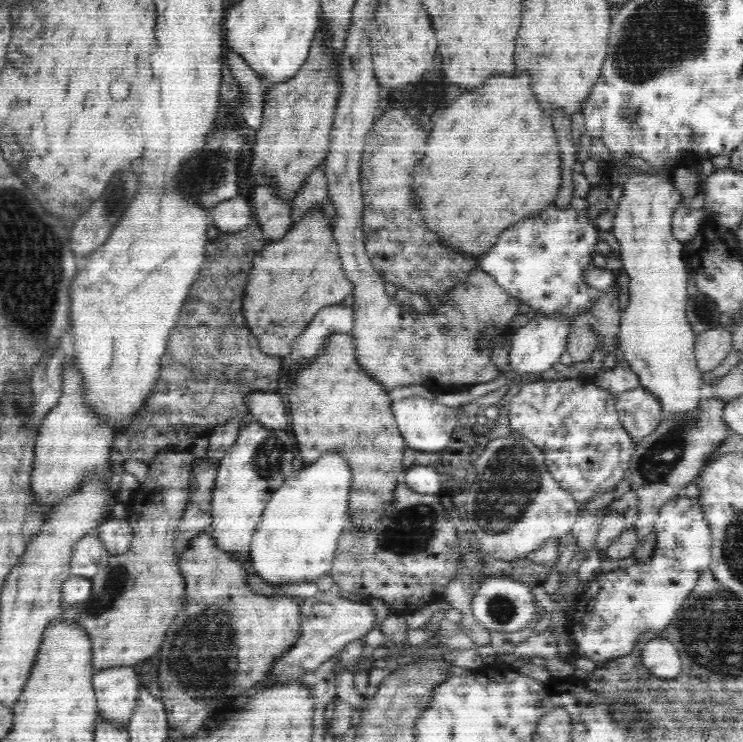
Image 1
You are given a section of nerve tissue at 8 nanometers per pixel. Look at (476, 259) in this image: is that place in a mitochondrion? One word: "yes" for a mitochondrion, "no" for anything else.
no

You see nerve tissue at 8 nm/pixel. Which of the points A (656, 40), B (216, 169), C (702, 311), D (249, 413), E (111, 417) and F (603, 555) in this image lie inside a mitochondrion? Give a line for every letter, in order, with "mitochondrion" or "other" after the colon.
A: mitochondrion
B: mitochondrion
C: mitochondrion
D: other
E: other
F: other

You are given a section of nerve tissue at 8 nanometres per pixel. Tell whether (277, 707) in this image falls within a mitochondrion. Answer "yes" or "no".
no

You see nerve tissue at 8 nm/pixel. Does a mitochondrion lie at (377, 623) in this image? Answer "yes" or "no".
no

